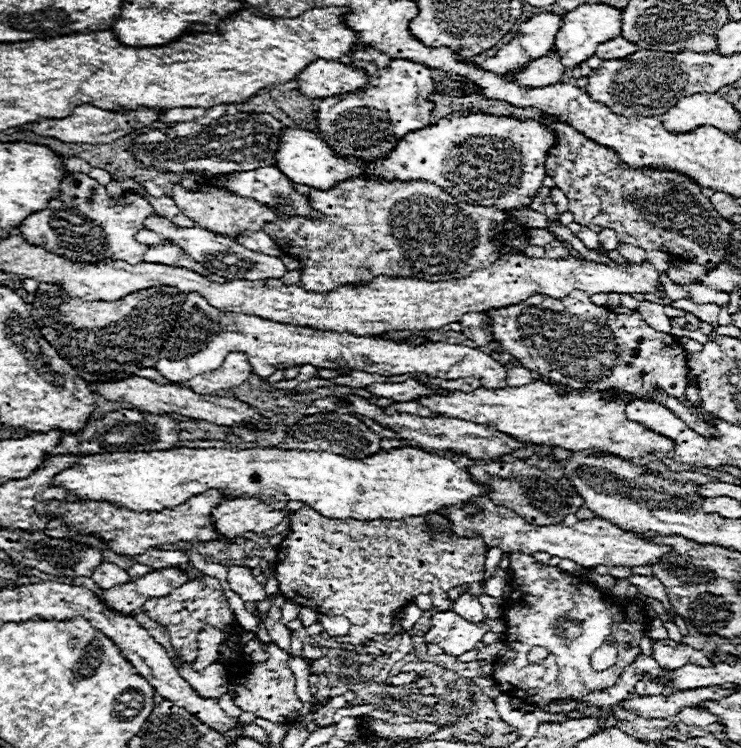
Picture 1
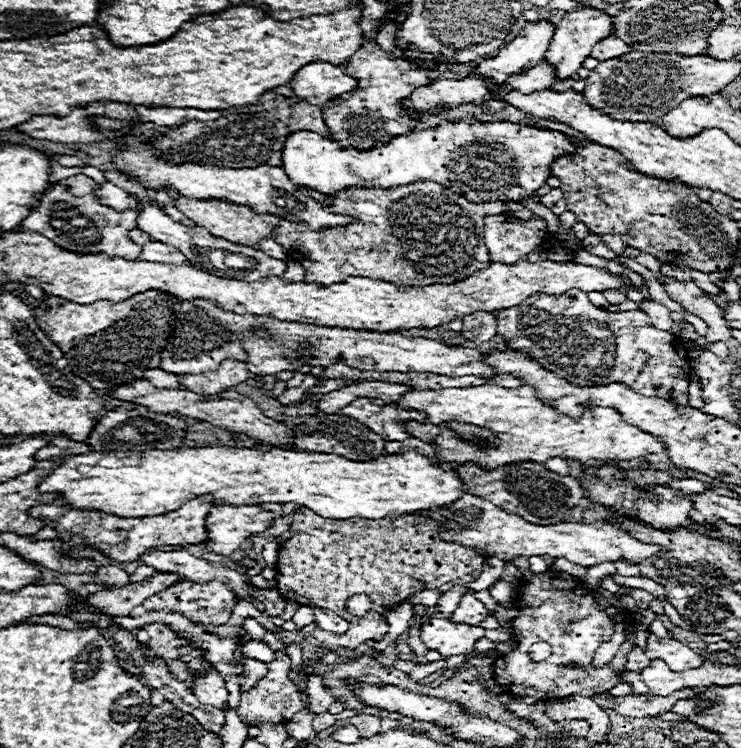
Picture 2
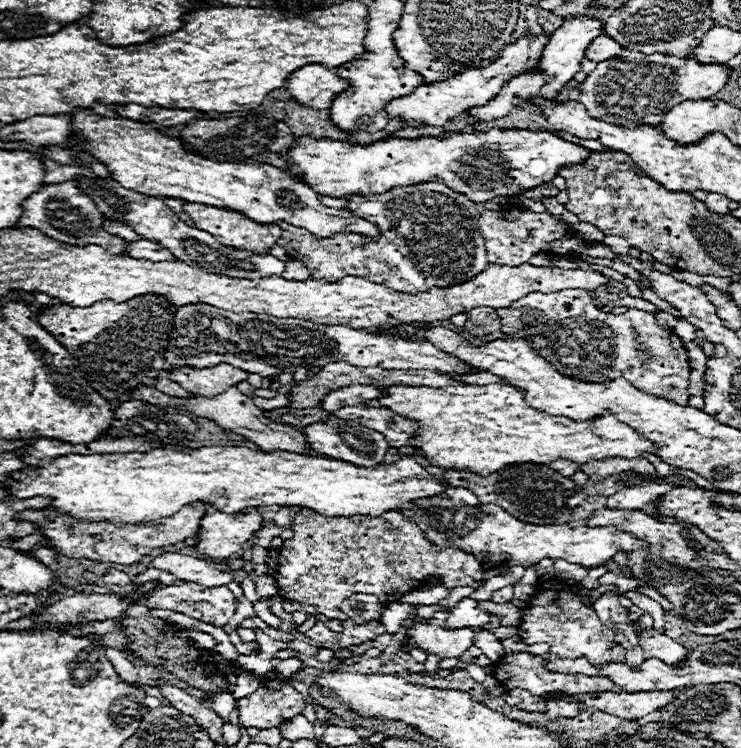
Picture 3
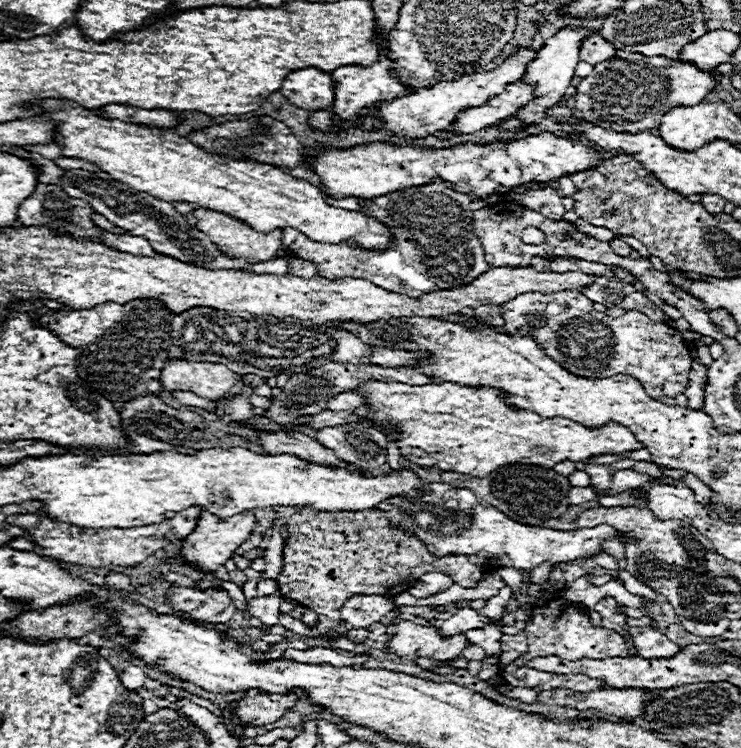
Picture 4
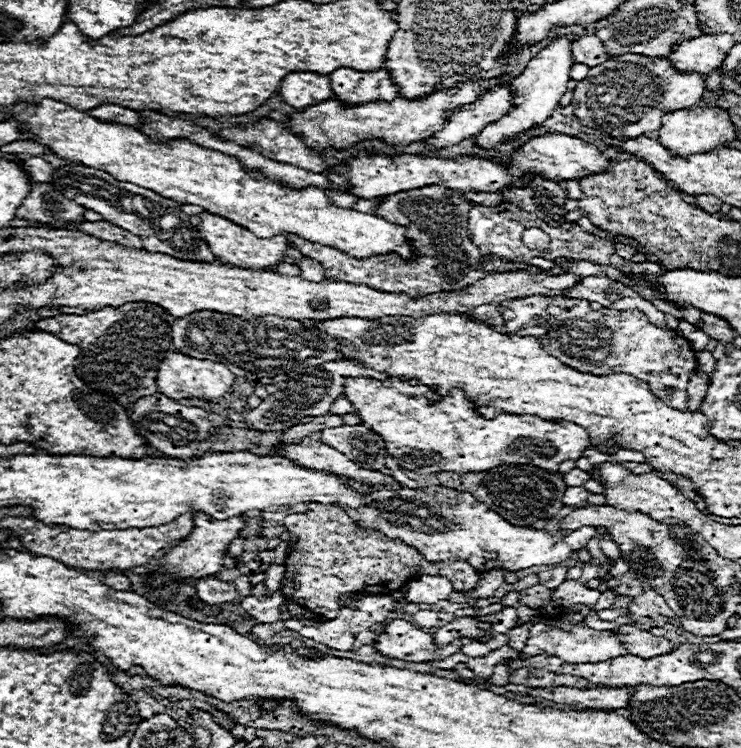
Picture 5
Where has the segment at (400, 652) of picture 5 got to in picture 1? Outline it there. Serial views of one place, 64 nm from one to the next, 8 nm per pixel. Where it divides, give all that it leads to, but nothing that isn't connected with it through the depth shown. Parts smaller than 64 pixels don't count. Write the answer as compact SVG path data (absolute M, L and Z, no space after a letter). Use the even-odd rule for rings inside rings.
M440 612L432 616L432 628L424 638L438 644L446 654L460 656L474 650L486 632L490 632L490 626L484 622L468 622L454 612Z

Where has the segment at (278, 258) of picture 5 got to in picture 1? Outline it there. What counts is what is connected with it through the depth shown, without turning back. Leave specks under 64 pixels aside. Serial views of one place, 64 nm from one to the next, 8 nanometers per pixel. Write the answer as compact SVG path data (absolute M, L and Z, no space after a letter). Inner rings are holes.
M176 182L172 198L176 200L176 204L184 216L192 218L198 226L204 226L204 228L208 228L216 234L224 234L224 236L232 236L240 230L262 230L262 226L266 222L276 220L276 214L262 202L256 202L254 198L240 198L240 196L232 194L230 190L224 190L222 186L214 186L214 184L204 184L198 190L190 192L180 182Z

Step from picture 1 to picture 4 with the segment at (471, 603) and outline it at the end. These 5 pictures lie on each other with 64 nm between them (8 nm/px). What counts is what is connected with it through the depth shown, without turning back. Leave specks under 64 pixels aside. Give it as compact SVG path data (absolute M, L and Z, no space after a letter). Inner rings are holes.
M462 606L462 608L456 608L456 612L442 624L440 632L444 636L452 636L452 634L460 634L460 632L474 630L474 628L484 628L486 624L490 624L490 618L480 616L470 606Z

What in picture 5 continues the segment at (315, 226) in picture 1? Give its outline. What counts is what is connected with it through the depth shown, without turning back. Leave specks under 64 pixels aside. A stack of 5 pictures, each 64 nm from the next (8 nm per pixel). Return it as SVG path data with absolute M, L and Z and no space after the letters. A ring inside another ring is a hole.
M438 184L386 196L374 208L374 214L380 214L382 218L388 218L388 222L396 222L408 230L408 238L412 238L416 256L414 260L404 260L398 254L352 258L336 248L308 242L296 234L286 234L286 238L290 246L296 246L302 252L302 256L318 260L324 266L324 274L328 278L340 278L342 282L364 282L376 290L402 292L412 298L436 292L452 292L486 276L482 266L482 252L468 238L468 212L472 204L472 200L456 198L450 188Z

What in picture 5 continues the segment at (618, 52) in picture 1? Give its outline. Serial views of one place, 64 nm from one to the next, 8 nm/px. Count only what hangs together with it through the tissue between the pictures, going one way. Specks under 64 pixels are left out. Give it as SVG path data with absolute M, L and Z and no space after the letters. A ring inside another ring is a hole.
M594 34L580 36L572 44L572 56L574 56L576 64L586 64L590 68L594 68L600 62L606 62L606 58L610 58L608 52L606 52L606 48L604 48L604 44Z

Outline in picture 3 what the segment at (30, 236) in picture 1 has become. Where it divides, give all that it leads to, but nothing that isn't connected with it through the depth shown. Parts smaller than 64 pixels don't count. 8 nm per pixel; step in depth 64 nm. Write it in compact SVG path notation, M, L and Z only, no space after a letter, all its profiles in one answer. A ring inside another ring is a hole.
M68 180L62 184L42 186L36 194L32 194L32 198L28 198L24 202L24 214L18 222L18 226L20 228L38 228L44 234L48 234L50 238L56 238L58 242L64 242L64 244L74 244L74 246L96 244L96 246L102 246L104 250L108 250L110 254L128 254L126 240L120 236L108 234L104 230L106 220L110 220L110 218L100 214L100 210L92 202L92 198L88 198L84 194L84 190L80 188L78 180Z

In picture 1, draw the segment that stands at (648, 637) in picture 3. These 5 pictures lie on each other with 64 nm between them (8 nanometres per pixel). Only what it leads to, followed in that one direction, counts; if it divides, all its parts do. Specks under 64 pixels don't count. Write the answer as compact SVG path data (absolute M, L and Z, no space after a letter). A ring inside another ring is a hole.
M674 640L654 642L652 658L668 670L676 670L686 664L698 664L698 666L712 666L714 664L714 660L706 652L694 650L692 646L686 646L686 644L676 644Z

